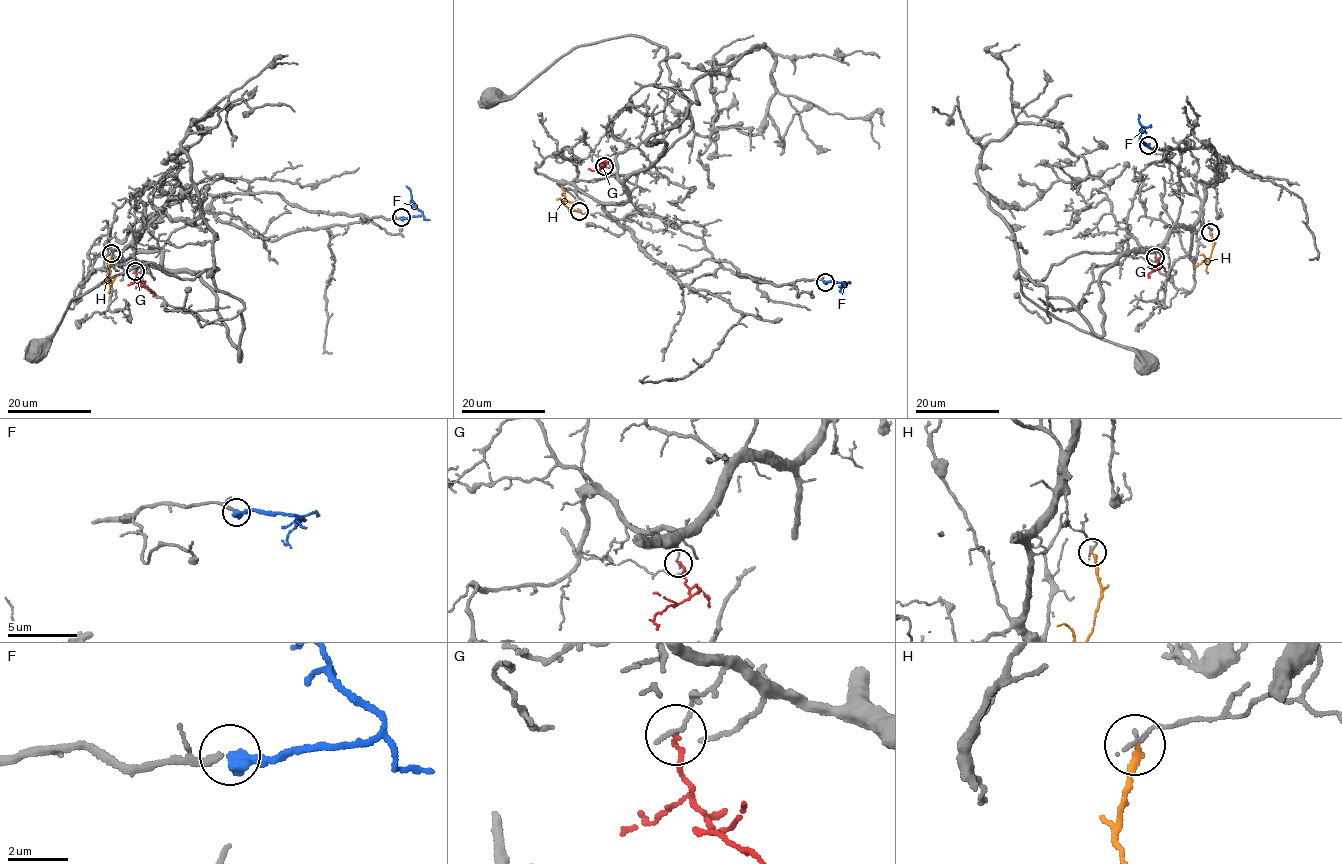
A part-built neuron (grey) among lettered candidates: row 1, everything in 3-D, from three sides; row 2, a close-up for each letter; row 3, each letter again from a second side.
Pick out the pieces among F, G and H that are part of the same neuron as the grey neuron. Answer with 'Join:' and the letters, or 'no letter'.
Join: F

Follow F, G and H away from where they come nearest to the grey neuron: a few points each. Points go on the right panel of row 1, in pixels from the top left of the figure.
F: (1148, 144), (1140, 139), (1139, 114)
G: (1155, 257), (1159, 268), (1148, 274), (1148, 277)
H: (1210, 232), (1213, 247), (1209, 262), (1206, 264), (1204, 256), (1200, 255)

